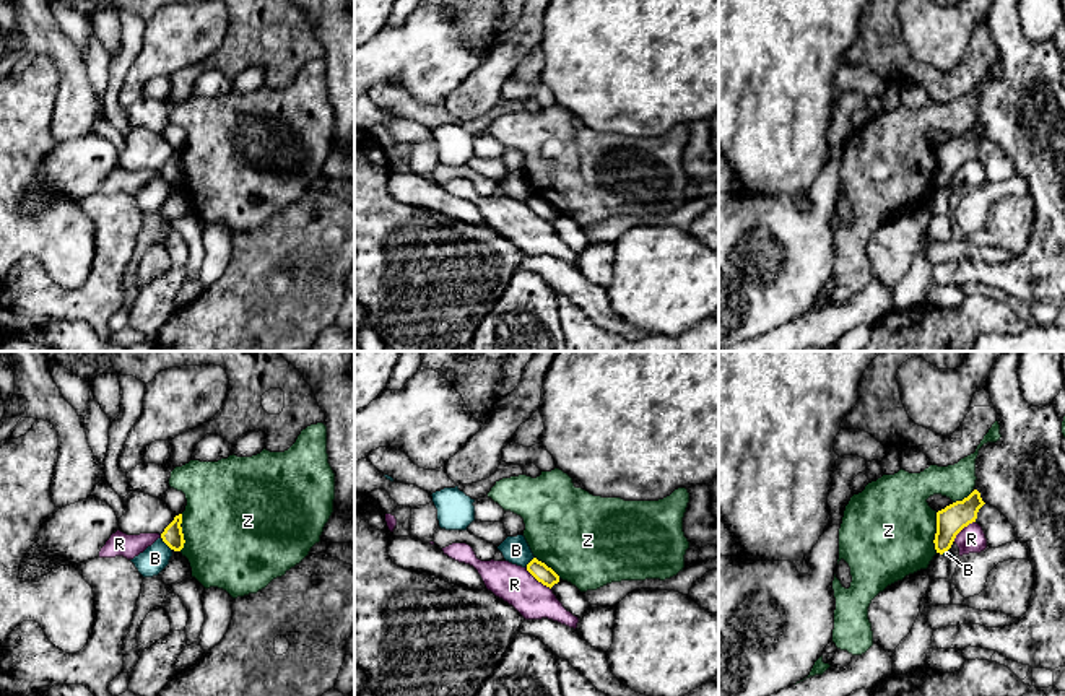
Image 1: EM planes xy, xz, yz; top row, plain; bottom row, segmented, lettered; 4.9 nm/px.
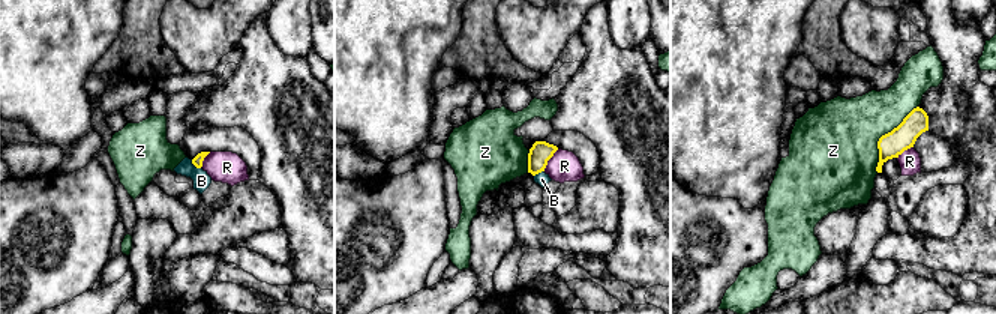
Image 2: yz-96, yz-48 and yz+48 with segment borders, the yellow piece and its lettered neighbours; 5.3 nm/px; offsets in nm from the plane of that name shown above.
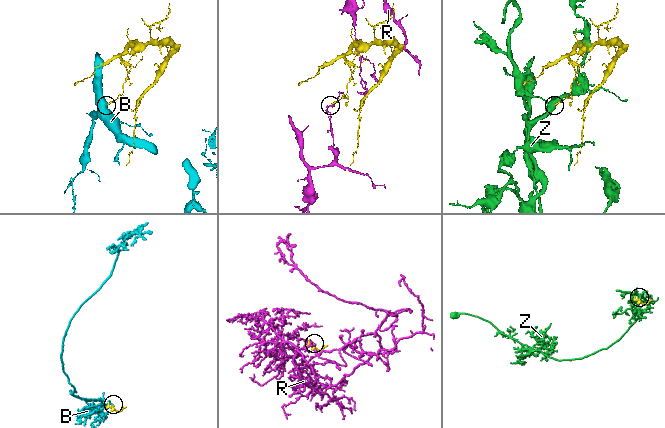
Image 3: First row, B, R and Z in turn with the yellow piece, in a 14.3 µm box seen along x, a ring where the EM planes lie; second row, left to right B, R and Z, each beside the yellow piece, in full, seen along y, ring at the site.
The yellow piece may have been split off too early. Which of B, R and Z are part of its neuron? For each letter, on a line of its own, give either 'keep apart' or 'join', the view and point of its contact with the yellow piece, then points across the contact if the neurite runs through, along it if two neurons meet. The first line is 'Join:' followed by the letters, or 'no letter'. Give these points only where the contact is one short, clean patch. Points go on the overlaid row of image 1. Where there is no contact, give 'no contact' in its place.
Join: no letter
B: keep apart; contact xy (165, 542); border xy (161, 537), (171, 550)
R: keep apart; contact xz (539, 581)
Z: keep apart; contact yz (937, 532)

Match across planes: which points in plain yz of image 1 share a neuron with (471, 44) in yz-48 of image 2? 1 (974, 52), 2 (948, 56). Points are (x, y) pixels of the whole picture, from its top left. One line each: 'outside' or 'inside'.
1: inside
2: outside

